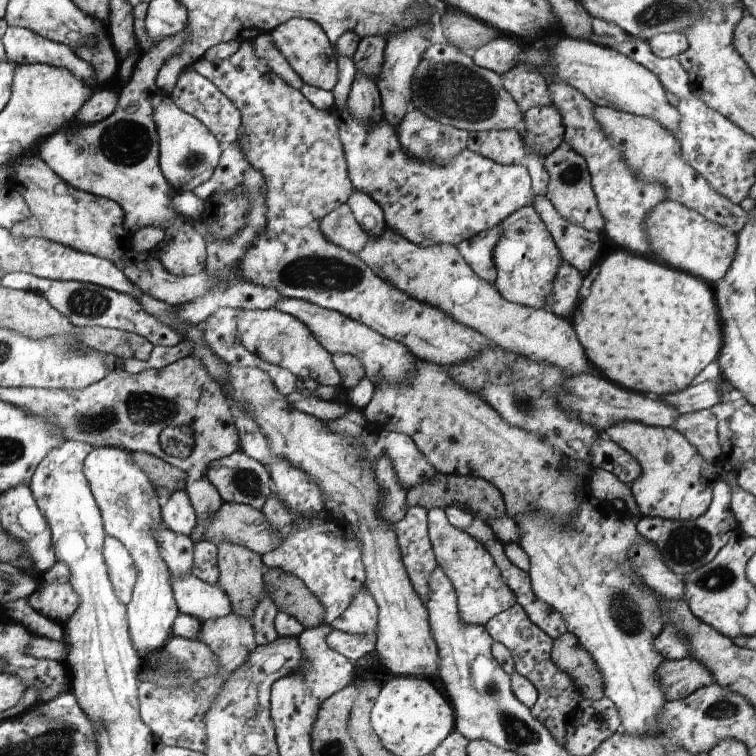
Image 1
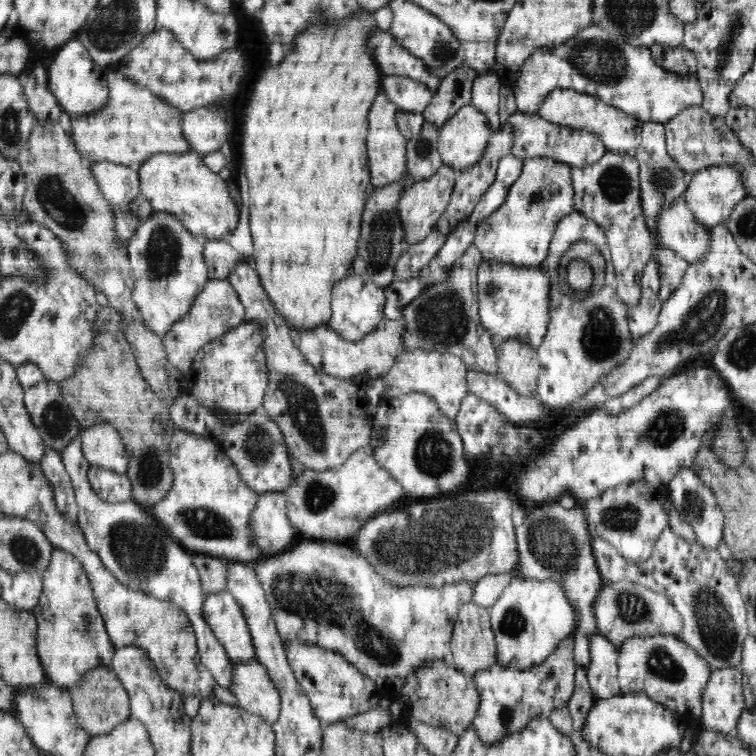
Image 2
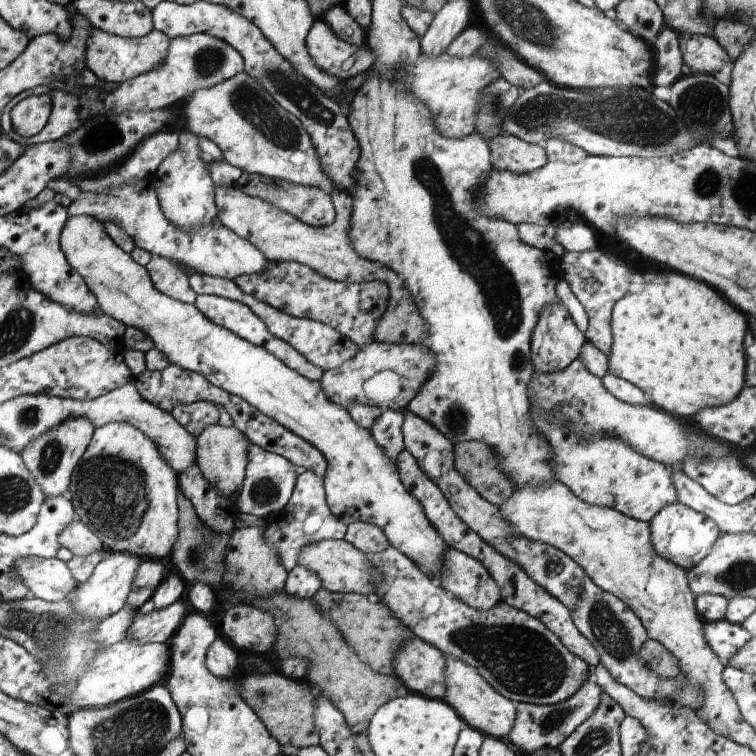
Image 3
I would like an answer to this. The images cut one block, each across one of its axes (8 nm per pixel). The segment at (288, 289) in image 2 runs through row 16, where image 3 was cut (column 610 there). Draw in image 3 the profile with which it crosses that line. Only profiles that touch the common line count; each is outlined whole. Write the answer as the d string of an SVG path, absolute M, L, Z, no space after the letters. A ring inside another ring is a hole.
M673 272L669 274L661 274L669 278L667 283L651 282L649 277L646 288L640 294L628 293L615 306L611 314L612 328L612 348L608 358L608 372L610 375L626 380L640 388L644 394L648 394L649 400L652 400L652 405L657 409L669 413L673 417L684 421L688 417L694 417L700 410L708 408L724 406L736 400L736 396L746 387L746 349L744 348L744 336L749 332L748 317L734 308L728 301L725 301L714 289L708 287L705 283L695 280L694 278L685 276L684 274Z

